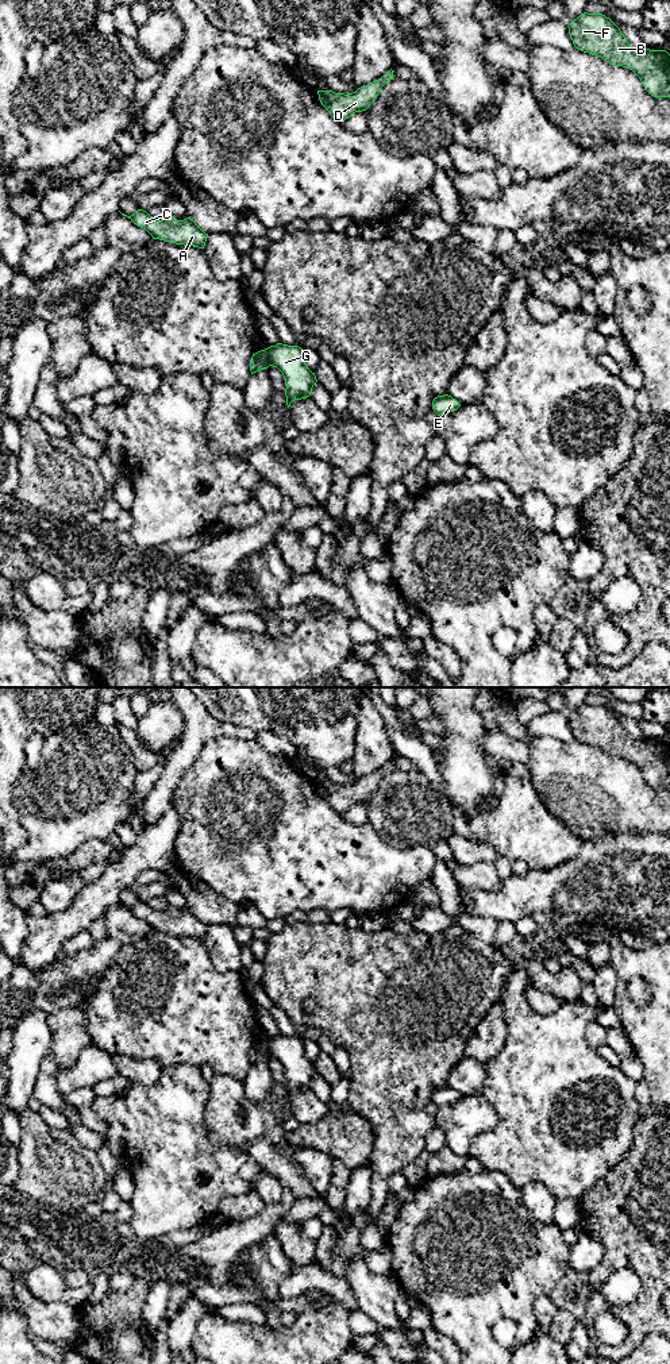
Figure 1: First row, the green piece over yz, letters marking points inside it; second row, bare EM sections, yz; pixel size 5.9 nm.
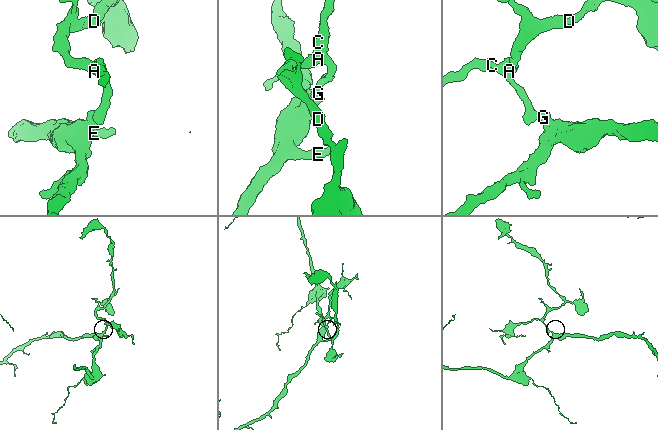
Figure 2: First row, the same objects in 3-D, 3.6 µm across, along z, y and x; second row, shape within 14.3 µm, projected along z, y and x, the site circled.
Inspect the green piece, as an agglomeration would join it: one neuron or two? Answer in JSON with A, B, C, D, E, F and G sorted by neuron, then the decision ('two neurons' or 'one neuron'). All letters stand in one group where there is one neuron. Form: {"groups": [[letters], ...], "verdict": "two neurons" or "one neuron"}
{"groups": [["A", "B", "C", "D", "F"], ["E", "G"]], "verdict": "two neurons"}

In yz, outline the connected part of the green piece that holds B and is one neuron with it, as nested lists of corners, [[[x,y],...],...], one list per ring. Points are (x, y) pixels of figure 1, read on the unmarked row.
[[[581,705],[567,717],[575,740],[632,762],[654,789],[670,789],[670,745],[635,741],[620,720],[602,705]]]

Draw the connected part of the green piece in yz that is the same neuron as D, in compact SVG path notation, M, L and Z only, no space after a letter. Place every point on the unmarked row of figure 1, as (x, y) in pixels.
M392 760L381 770L358 779L353 785L344 786L332 782L317 782L317 786L321 797L330 806L339 813L344 813L355 804L366 802L378 787L381 779L390 771L393 771Z

